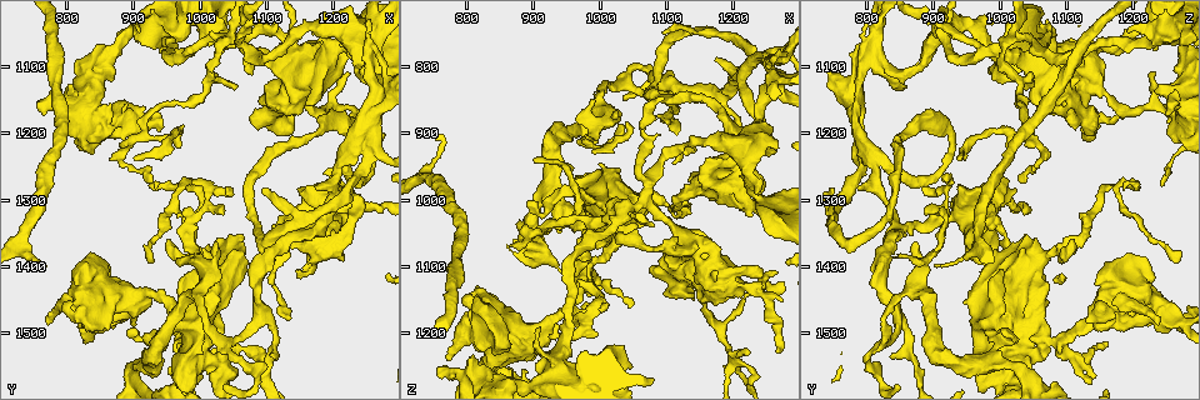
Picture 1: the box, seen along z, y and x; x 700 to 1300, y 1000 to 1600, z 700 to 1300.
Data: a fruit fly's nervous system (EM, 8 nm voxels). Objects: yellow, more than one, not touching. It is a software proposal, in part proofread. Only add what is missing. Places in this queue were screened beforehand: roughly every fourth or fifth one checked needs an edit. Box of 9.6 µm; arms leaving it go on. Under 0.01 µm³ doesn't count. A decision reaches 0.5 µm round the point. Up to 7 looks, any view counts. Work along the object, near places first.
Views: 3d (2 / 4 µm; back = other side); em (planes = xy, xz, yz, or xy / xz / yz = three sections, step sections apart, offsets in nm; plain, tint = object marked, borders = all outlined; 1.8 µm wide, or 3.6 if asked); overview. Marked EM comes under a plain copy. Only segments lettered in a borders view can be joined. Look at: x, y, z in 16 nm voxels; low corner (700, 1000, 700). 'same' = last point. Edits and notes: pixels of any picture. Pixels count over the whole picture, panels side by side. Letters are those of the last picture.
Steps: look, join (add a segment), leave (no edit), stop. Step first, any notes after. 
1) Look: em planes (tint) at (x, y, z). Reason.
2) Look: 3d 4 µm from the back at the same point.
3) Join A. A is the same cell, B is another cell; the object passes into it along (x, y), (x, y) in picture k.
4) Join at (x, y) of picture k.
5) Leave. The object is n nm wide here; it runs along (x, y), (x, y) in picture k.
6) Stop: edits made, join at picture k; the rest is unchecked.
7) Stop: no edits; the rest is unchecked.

Look: 3d 4 µm at (895, 1240, 940). An open end.

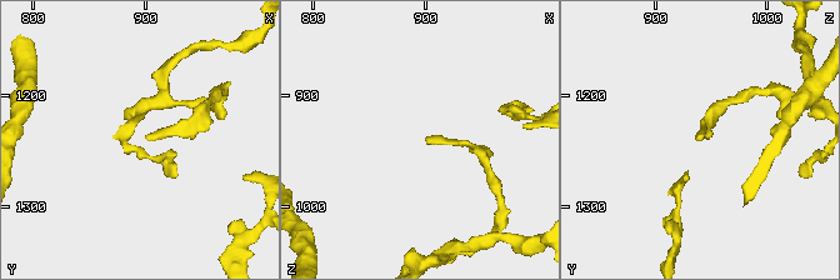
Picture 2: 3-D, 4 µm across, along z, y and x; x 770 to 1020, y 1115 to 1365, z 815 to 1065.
Look: em planes (borders) at (900, 1240, 938).

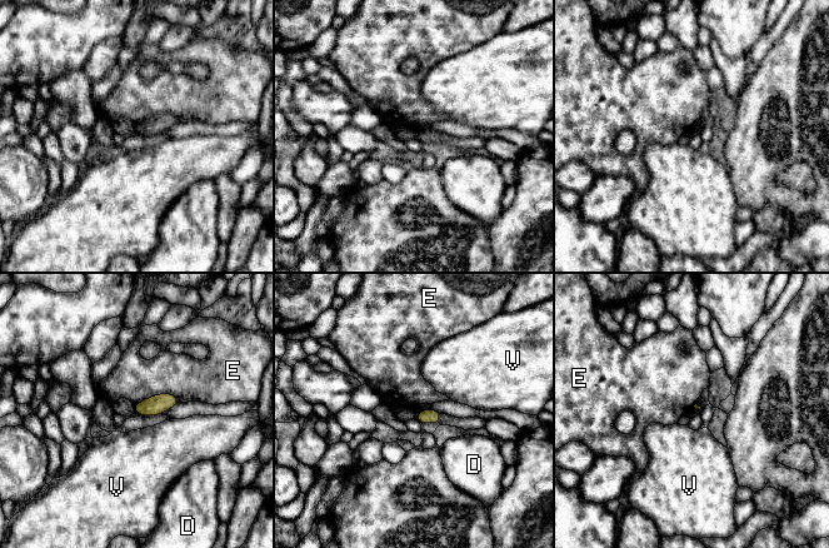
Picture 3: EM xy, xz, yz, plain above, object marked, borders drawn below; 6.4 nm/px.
Leave. D, E and V are other cells; none of them fits.

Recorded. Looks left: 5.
Look: em planes (borders) at (765, 1405, 905). Tapers out.

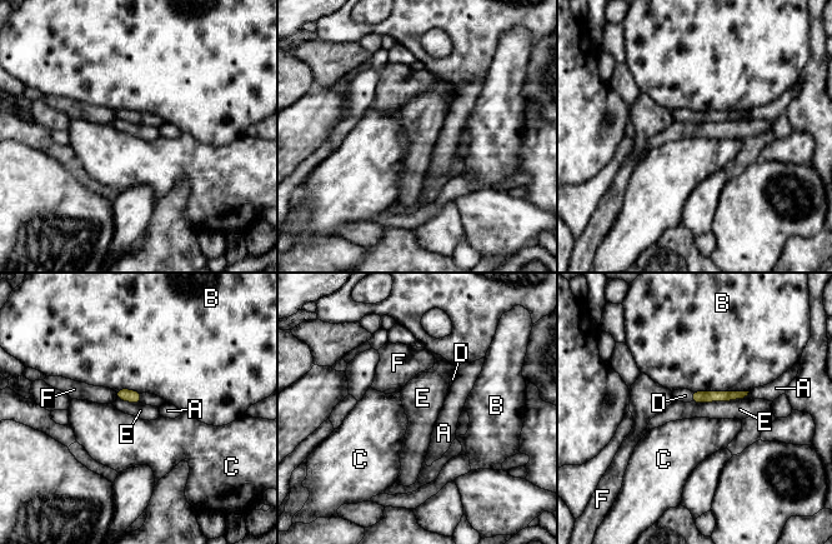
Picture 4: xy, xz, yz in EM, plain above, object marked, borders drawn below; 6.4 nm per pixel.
Join D. The object is 80 nm wide here; D is the same cell, A, B, C, E and F are other cells; the object passes into it along (124, 394), (140, 398), (149, 399) in picture 4; it goes on there.

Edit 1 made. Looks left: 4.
Look: em xy step 4 (borders) at (985, 1560, 1140). An open end.

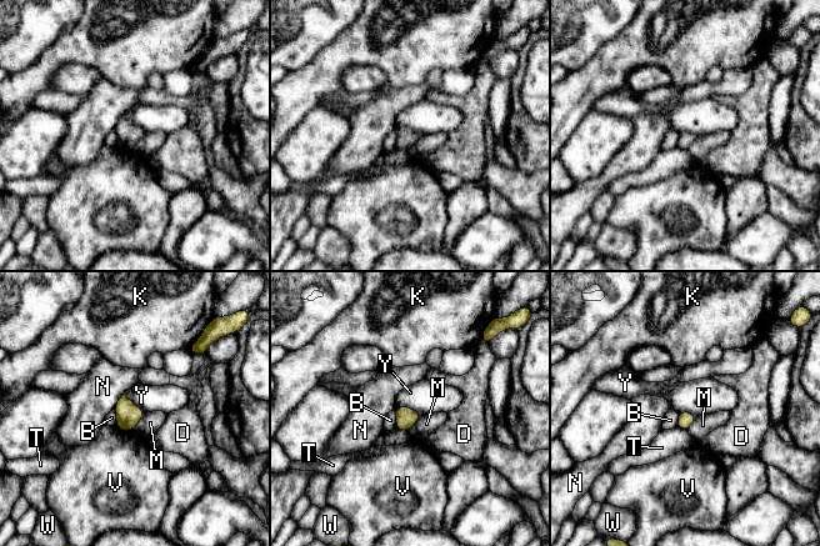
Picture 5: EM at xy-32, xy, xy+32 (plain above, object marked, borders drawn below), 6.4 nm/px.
Look: em planes (borders) at the same point.

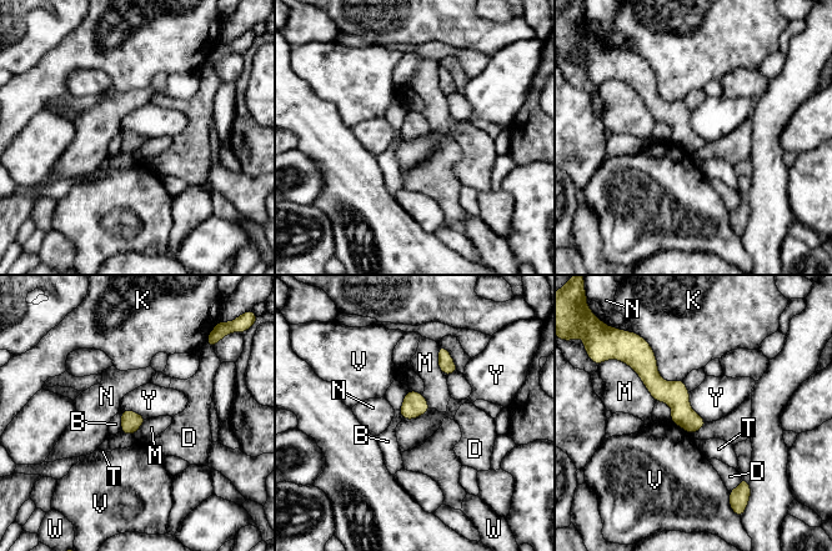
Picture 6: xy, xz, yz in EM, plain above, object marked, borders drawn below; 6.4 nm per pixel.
Leave. The longest contact is with K, 340 nm; B, D, K, M, N, T, V, W and Y are other cells; it runs along (647, 357), (648, 375), (695, 427) in picture 6; none of them fits.

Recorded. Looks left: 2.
Stop: edits made, join at picture 4; the rest is unchecked.

